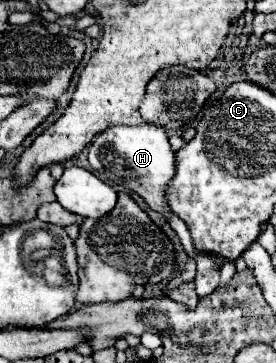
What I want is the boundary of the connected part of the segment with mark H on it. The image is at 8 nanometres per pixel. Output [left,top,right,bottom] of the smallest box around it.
[88,124,176,220]

